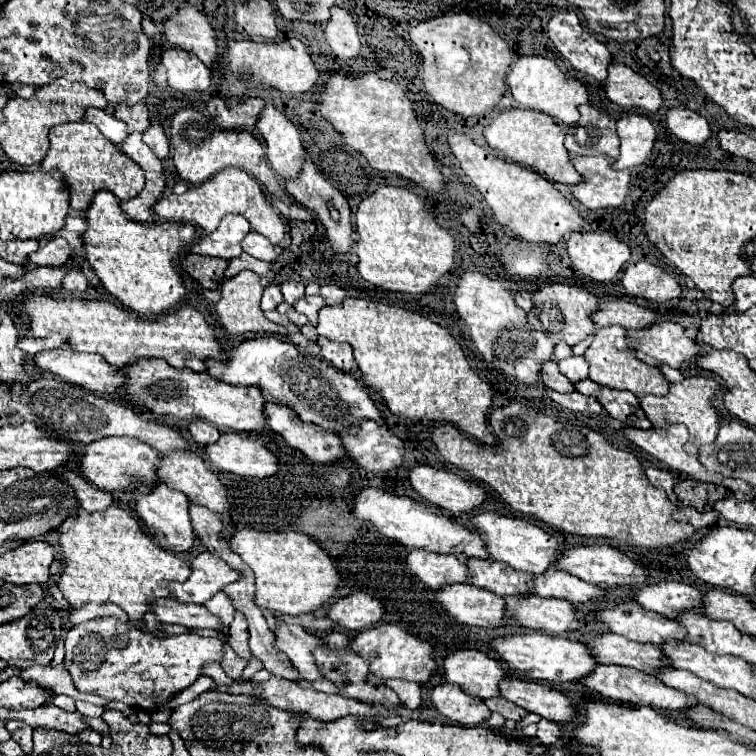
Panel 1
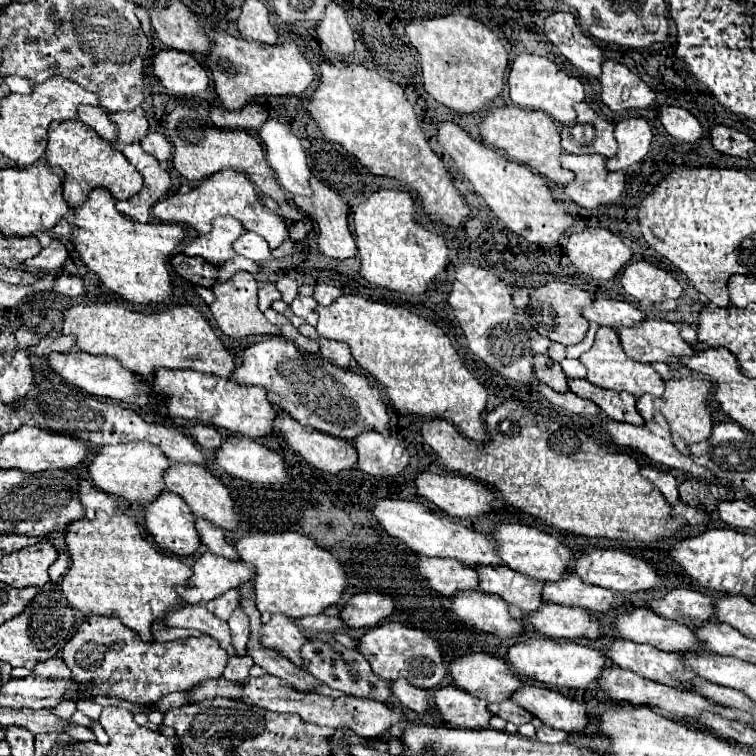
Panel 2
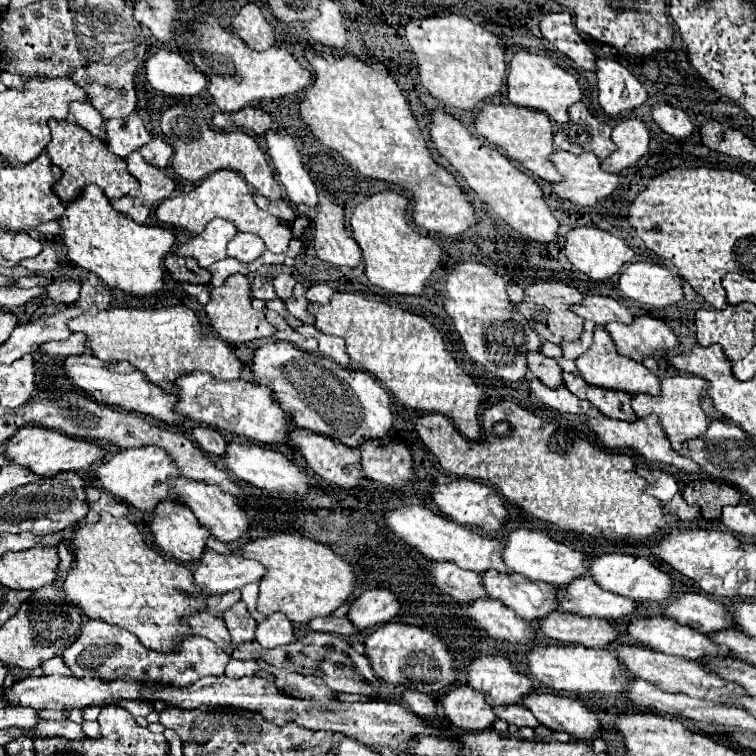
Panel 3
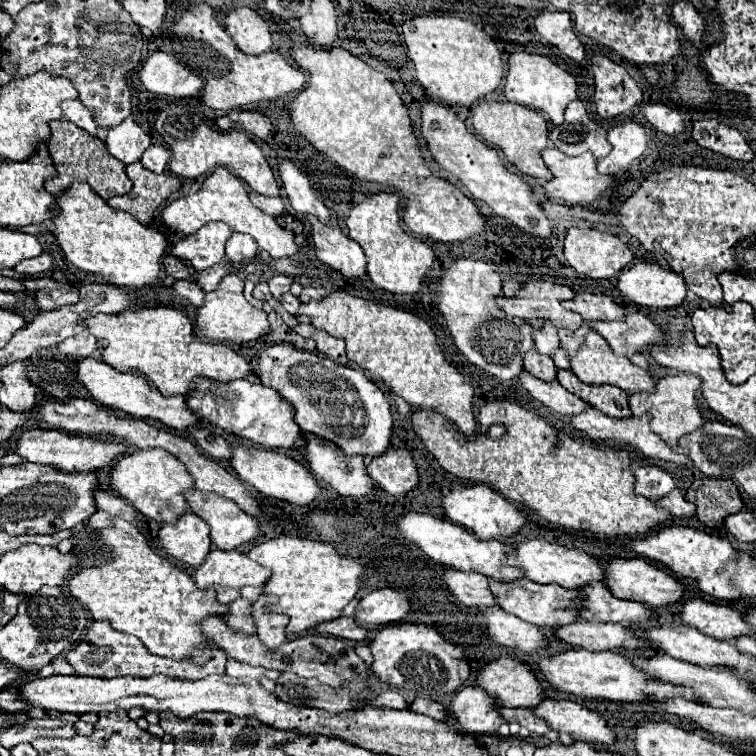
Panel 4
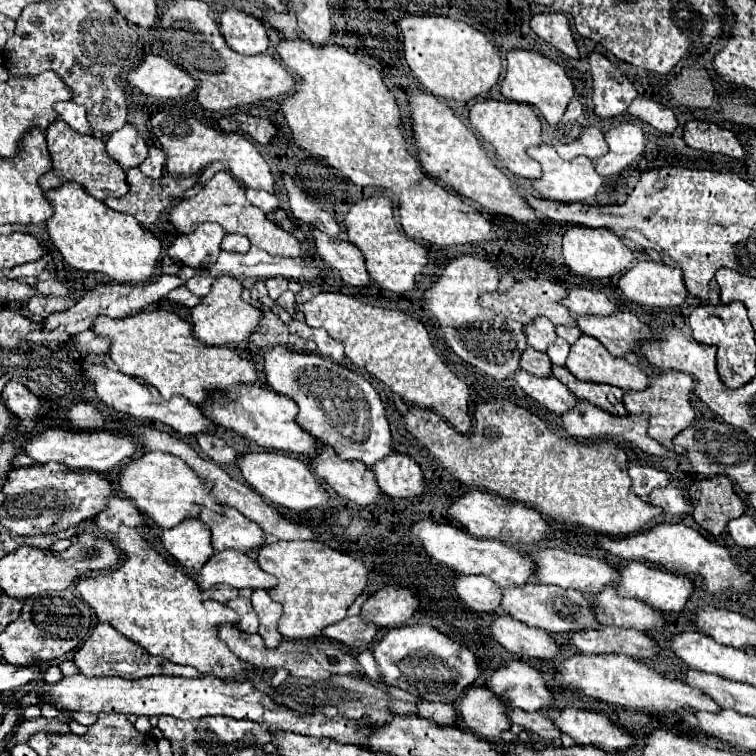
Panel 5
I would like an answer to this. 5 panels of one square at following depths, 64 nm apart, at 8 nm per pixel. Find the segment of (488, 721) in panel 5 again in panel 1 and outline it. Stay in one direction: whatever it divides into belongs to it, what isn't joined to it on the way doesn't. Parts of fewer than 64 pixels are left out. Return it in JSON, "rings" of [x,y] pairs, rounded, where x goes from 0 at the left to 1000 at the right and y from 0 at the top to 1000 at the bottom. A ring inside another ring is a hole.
{"rings":[[[579,905],[571,913],[571,929],[585,947],[608,960],[632,960],[648,950],[640,926],[611,915],[603,905]]]}

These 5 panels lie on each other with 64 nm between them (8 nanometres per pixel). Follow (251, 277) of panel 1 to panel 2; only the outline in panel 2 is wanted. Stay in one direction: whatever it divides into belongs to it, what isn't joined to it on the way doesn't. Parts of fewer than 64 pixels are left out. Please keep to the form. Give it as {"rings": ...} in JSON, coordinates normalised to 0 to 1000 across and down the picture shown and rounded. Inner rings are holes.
{"rings":[[[315,360],[310,362],[304,370],[299,370],[296,376],[286,376],[280,381],[283,386],[283,399],[278,402],[278,413],[288,429],[288,434],[304,444],[304,447],[325,447],[325,444],[368,444],[370,434],[357,429],[352,423],[352,418],[341,410],[341,378],[333,362],[328,360]]]}

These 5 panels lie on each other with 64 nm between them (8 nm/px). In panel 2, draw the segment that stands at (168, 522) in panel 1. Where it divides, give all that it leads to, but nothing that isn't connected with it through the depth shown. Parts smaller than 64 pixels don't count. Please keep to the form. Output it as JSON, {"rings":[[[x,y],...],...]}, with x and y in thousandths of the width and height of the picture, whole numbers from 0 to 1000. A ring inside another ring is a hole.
{"rings":[[[214,651],[212,659],[198,664],[190,675],[196,704],[217,730],[254,735],[262,728],[265,706],[257,696],[257,680],[238,656]]]}

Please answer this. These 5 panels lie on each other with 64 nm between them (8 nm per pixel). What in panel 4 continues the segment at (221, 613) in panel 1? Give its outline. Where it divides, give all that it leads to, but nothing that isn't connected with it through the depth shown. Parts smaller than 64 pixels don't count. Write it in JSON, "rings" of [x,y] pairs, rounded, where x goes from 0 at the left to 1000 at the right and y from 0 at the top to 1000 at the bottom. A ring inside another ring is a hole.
{"rings":[[[286,778],[286,794],[294,799],[304,799],[317,788],[315,778]]]}

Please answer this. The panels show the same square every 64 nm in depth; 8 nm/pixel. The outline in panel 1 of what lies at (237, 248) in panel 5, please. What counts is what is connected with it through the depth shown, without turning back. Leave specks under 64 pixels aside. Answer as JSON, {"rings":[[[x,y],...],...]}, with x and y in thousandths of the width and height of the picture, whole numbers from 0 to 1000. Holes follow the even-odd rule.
{"rings":[[[339,307],[325,310],[325,315],[323,315],[323,320],[317,320],[317,325],[320,325],[320,331],[325,336],[331,336],[331,339],[336,339],[341,344],[349,344],[349,347],[360,347],[368,339],[365,328],[349,312],[344,312]]]}

